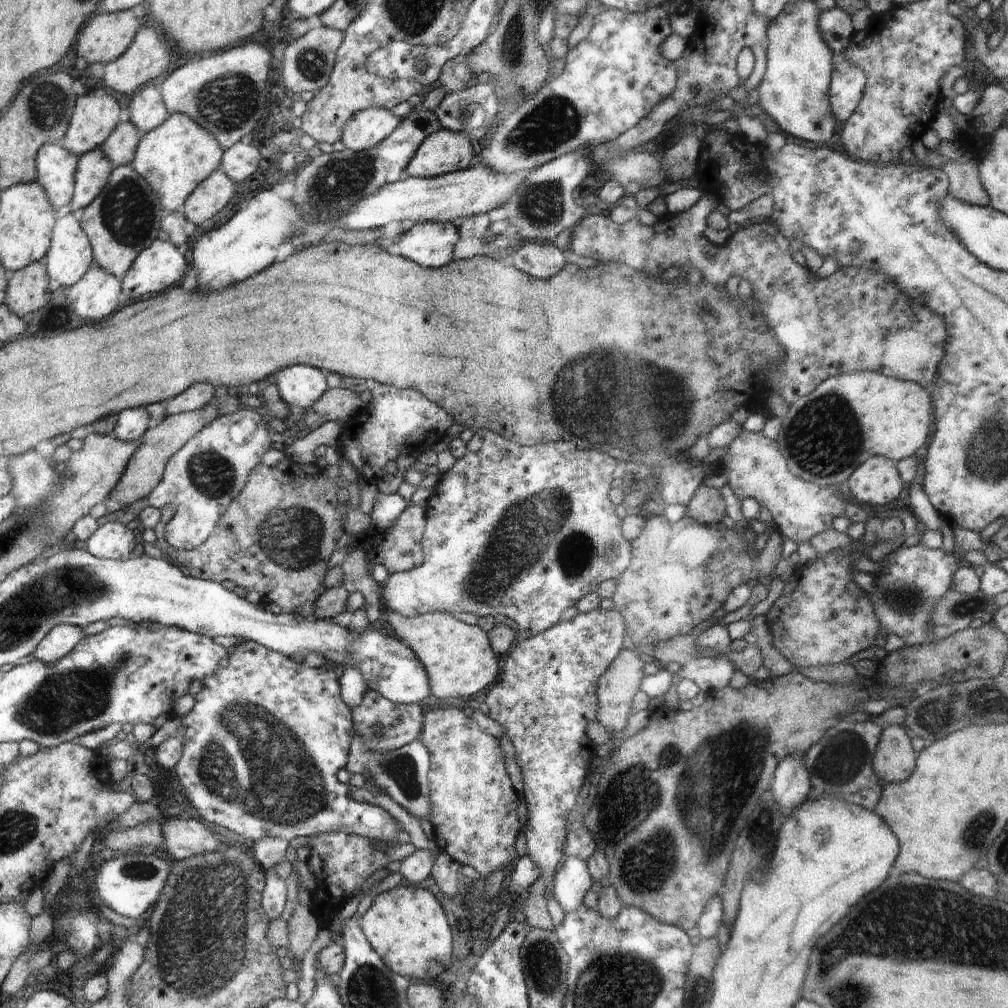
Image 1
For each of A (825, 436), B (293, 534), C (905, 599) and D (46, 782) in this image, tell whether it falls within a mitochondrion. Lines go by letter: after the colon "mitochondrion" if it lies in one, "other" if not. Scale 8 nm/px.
A: mitochondrion
B: mitochondrion
C: mitochondrion
D: other

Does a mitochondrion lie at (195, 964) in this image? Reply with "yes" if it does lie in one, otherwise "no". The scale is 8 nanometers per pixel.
yes

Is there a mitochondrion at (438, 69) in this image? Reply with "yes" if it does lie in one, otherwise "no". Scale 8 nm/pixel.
no

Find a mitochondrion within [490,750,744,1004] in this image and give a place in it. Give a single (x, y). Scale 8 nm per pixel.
(543, 963)

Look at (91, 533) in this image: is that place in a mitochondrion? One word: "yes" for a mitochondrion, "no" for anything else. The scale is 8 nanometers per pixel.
no

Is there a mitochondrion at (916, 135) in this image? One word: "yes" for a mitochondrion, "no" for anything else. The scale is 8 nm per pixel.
no

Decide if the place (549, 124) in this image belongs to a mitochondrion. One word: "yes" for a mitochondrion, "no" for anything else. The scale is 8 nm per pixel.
yes

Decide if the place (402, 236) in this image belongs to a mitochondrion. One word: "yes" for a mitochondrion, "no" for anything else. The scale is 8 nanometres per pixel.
no

